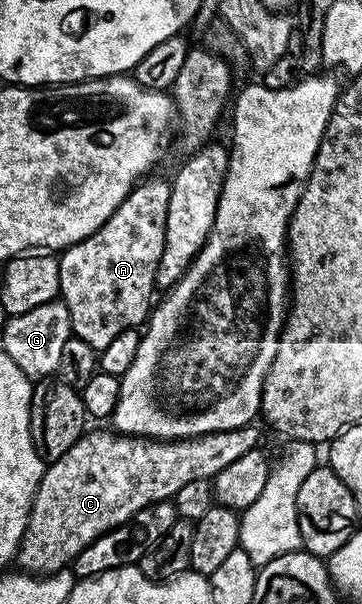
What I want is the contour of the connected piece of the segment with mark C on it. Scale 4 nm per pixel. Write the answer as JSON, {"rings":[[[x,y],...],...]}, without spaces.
{"rings":[[[257,426],[241,427],[240,429],[232,429],[231,431],[217,431],[211,435],[200,435],[197,439],[175,439],[173,441],[159,441],[157,439],[143,439],[136,435],[119,435],[113,430],[92,431],[87,430],[85,434],[56,462],[49,464],[42,472],[42,480],[38,486],[38,492],[34,494],[34,504],[30,510],[30,520],[26,526],[26,532],[22,538],[22,543],[18,546],[16,563],[19,563],[23,572],[29,573],[35,577],[45,577],[47,575],[55,575],[58,571],[65,571],[73,564],[74,559],[84,549],[88,549],[88,545],[92,545],[92,541],[96,541],[98,537],[104,533],[108,533],[112,529],[116,529],[120,525],[124,525],[124,521],[128,521],[136,513],[140,513],[140,509],[144,509],[153,503],[165,503],[173,500],[174,494],[188,485],[188,481],[200,481],[201,479],[213,480],[216,473],[220,473],[220,469],[224,469],[228,465],[232,465],[232,461],[244,457],[244,453],[255,450],[259,446]]]}

